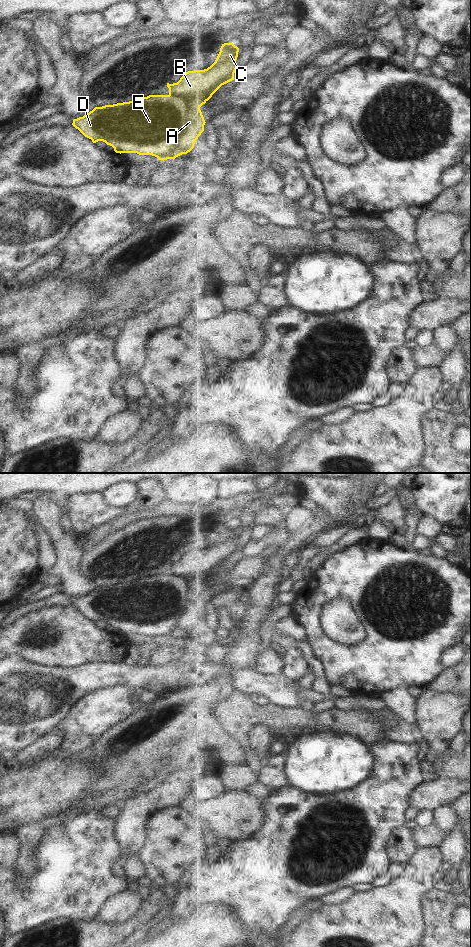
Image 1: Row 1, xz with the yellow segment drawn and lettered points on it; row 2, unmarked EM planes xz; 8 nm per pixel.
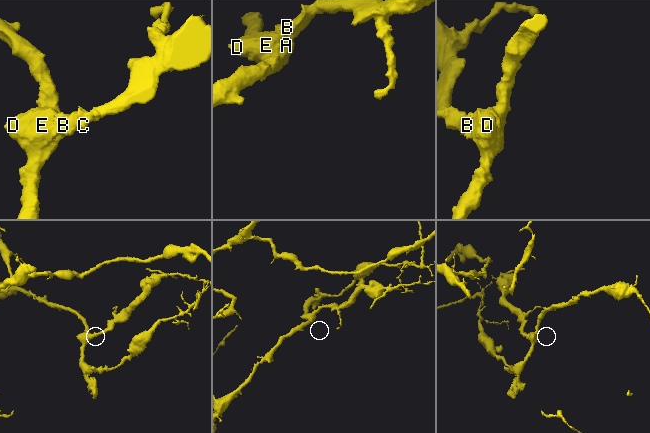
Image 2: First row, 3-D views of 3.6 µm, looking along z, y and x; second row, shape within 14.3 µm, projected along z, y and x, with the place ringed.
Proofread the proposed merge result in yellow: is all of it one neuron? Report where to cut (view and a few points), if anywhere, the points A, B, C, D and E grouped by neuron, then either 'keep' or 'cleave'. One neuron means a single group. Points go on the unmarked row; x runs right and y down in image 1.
xz (169, 573), (175, 576), (190, 578), (199, 587) | A D E / B C | cleave

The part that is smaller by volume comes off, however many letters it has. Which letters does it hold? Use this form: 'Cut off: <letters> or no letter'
Cut off: B, C

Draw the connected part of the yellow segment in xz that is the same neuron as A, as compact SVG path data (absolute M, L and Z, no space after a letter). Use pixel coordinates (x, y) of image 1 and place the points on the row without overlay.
M149 575L135 581L117 583L95 587L92 591L73 600L72 605L93 623L103 621L114 628L116 633L137 633L152 635L159 640L175 639L187 634L194 628L194 624L204 611L205 600L200 590L191 579L175 575Z

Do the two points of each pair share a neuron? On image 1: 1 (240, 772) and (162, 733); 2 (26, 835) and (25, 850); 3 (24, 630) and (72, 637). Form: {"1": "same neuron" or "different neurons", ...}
{"1": "different neurons", "2": "same neuron", "3": "same neuron"}

